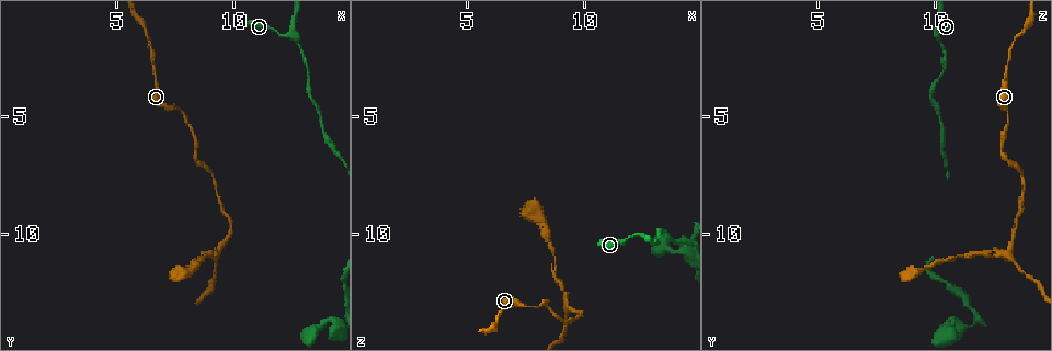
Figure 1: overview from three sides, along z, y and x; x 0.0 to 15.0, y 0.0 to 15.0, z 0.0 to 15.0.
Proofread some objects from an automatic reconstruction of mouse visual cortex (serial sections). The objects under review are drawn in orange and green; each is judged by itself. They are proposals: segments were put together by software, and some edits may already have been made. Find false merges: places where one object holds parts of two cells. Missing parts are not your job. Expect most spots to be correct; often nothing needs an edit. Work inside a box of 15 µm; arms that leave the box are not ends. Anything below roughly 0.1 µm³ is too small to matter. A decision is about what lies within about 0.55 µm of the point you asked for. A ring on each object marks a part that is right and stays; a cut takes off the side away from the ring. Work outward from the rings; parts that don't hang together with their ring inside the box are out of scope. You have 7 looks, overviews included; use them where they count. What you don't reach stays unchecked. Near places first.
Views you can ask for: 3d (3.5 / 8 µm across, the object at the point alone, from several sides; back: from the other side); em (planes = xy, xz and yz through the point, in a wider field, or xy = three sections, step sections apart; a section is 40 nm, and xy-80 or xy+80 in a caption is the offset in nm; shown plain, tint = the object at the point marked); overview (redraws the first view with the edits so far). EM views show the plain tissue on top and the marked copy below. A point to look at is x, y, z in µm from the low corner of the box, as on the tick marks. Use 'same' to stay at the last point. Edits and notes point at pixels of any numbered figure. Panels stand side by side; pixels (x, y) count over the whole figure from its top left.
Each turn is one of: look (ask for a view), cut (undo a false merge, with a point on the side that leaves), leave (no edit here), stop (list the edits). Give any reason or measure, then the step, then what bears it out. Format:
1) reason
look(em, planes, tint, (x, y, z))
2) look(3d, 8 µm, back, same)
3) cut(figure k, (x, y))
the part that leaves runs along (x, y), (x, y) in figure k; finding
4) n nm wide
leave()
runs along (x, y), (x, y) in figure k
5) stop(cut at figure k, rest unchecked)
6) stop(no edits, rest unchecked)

abrupt turn
look(3d, 3.5 µm, (9.5, 10.6, 13.1))

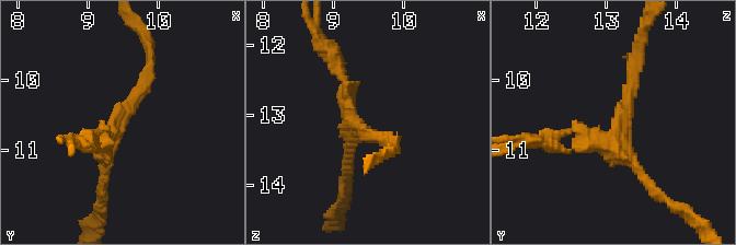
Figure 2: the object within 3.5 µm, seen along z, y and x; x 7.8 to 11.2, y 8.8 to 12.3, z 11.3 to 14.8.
3 arms; arms of 150, 150, 200 nm
look(em, xy, step 3, tint, (9.40, 10.65, 13.20))

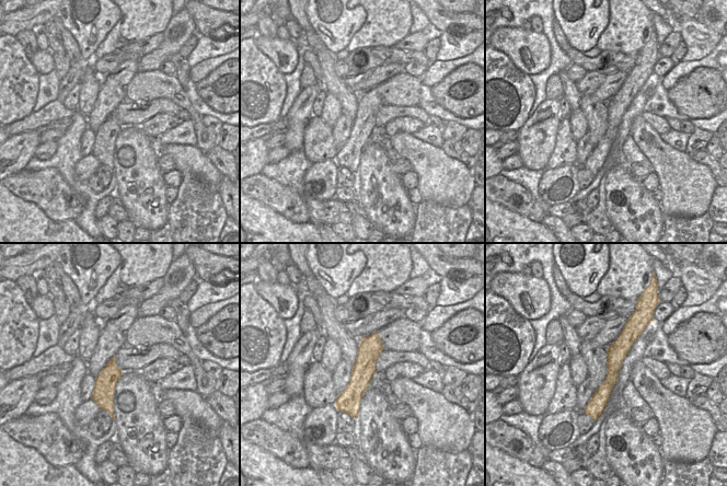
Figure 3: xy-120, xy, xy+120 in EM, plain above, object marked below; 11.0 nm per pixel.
260 nm wide
leave()
runs along (632, 67), (619, 131), (560, 135) in figure 2; one cell here

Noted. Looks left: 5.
thick turns thin
look(3d, 3.5 µm, (8.7, 11.0, 11.1))

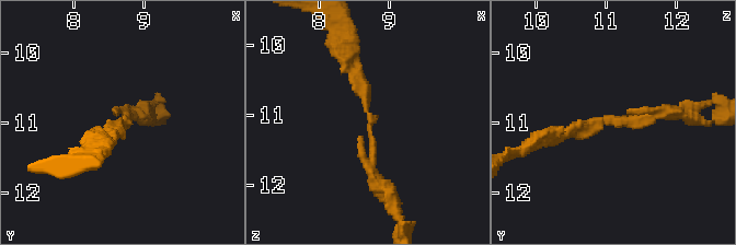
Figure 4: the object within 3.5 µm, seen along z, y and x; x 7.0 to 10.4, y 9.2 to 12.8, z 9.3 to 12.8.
arms of 150, 150 nm; need the tissue
look(em, xy, step 1, tint, (8.80, 11.00, 11.10))

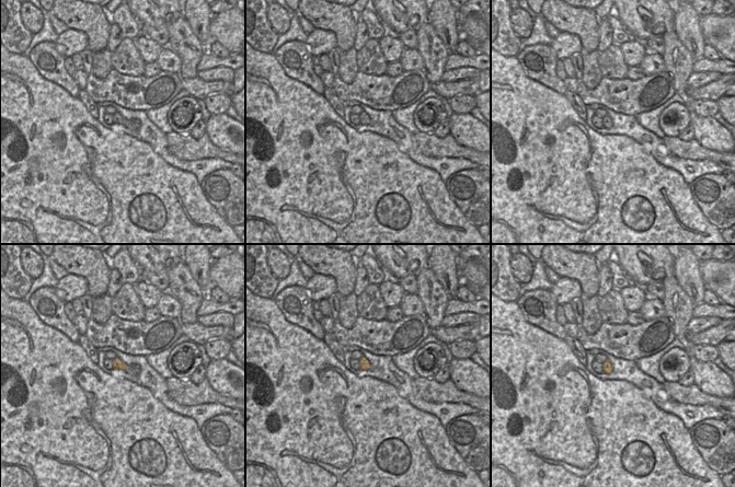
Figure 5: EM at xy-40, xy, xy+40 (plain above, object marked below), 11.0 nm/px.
leave()
runs along (389, 195), (371, 175), (371, 116), (352, 63) in figure 4; one cell here

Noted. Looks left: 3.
sudden change in width
look(3d, 8 µm, (7.9, 11.6, 9.3))

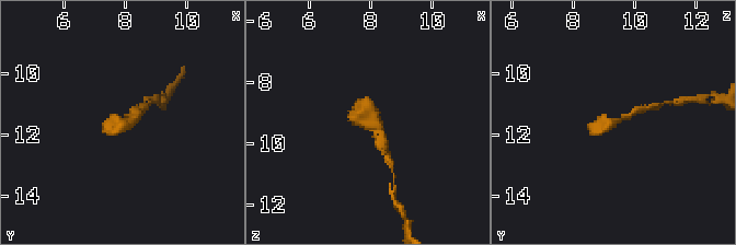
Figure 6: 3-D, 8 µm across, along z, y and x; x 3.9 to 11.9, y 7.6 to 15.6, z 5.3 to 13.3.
look(3d, 3.5 µm, (8.0, 11.6, 9.3))

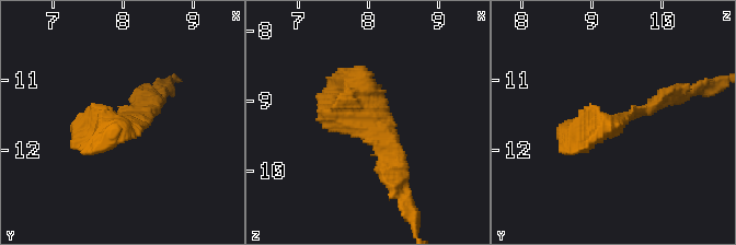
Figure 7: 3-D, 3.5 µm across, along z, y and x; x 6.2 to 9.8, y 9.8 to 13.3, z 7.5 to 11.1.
look(em, xy, step 3, tint, same)

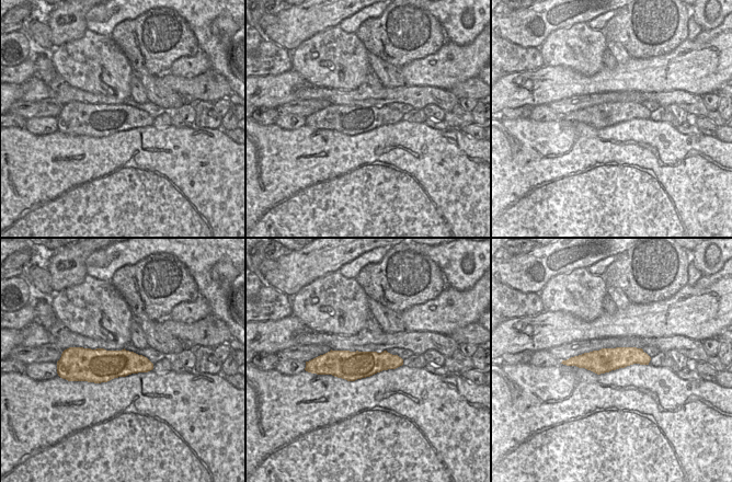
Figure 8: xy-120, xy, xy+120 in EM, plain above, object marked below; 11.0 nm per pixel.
320 nm wide
leave()
runs along (666, 97), (560, 152) in figure 7; continuous, no second cell

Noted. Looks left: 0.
stop(no edits, rest unchecked)

